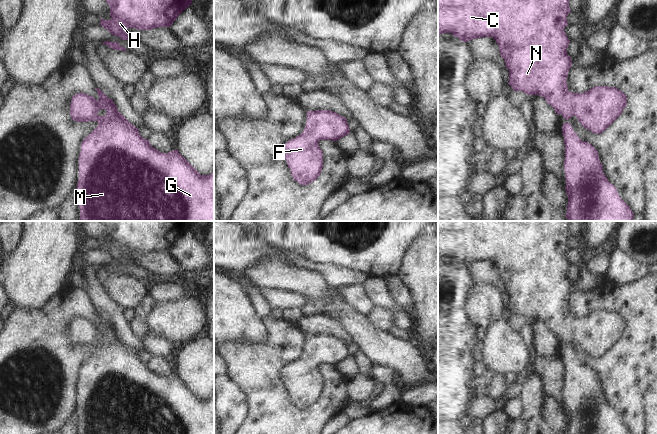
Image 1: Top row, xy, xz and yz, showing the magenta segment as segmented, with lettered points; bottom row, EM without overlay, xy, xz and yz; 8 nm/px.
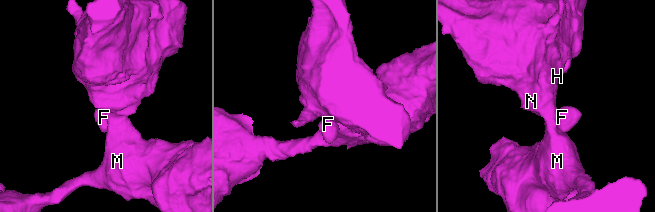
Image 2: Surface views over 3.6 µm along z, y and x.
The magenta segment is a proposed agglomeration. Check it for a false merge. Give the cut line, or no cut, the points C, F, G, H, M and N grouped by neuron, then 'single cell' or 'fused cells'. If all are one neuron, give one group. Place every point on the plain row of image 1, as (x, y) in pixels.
no cut | C F G H M N | single cell

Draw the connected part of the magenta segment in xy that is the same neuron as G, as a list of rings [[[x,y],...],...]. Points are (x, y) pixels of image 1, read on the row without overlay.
[[[99,312],[99,323],[85,317],[72,321],[70,340],[76,346],[97,345],[98,350],[81,367],[79,404],[75,417],[80,434],[214,434],[214,397],[201,399],[177,373],[162,377],[144,363]]]

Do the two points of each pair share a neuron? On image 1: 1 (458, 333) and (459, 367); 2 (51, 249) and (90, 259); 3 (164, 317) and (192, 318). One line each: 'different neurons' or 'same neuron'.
1: same neuron
2: different neurons
3: same neuron

